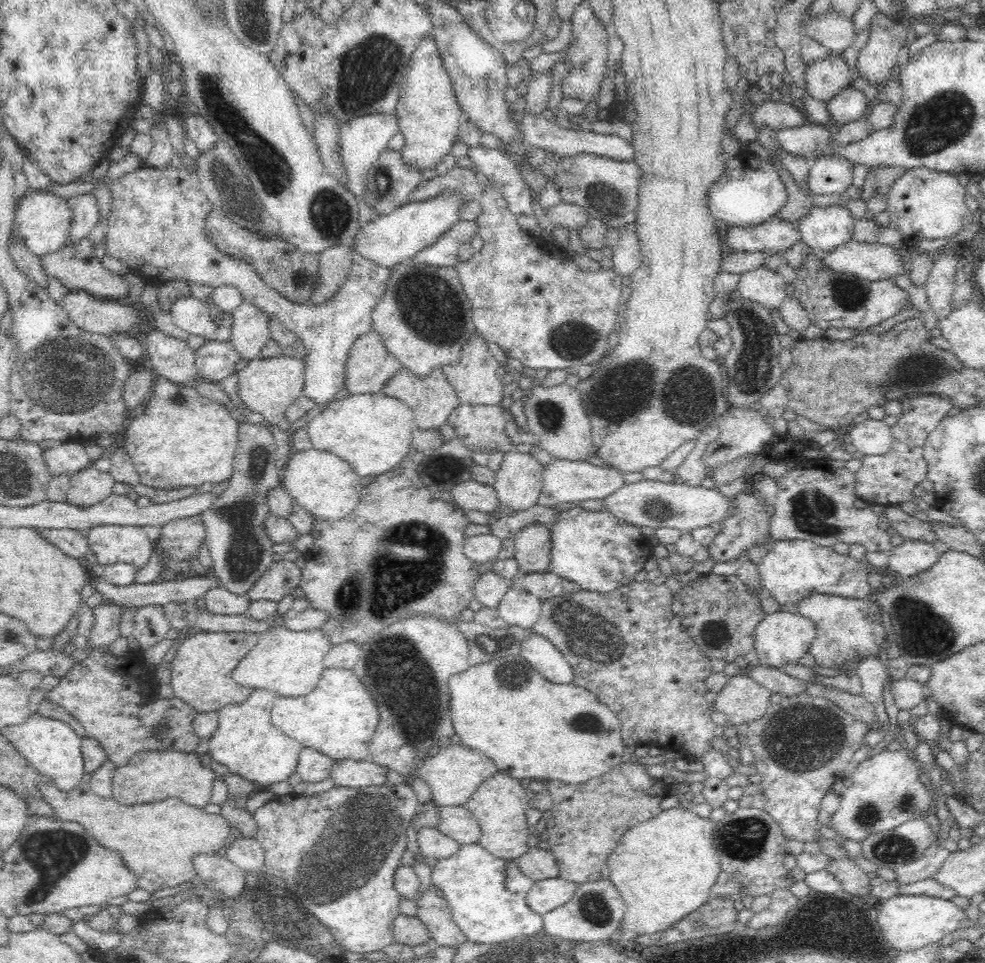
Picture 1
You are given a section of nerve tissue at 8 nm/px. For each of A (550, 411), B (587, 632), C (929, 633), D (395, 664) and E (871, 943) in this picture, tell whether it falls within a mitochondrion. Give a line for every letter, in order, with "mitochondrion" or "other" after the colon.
A: mitochondrion
B: mitochondrion
C: mitochondrion
D: mitochondrion
E: other

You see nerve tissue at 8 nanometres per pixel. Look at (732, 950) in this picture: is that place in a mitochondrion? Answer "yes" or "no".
no

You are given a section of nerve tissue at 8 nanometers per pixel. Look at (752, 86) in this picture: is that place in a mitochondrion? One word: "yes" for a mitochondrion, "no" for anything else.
no

